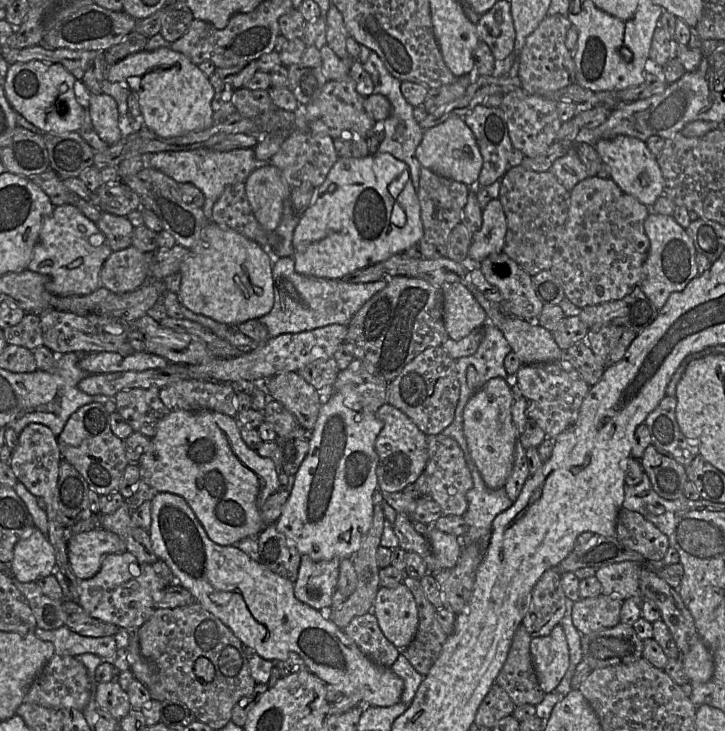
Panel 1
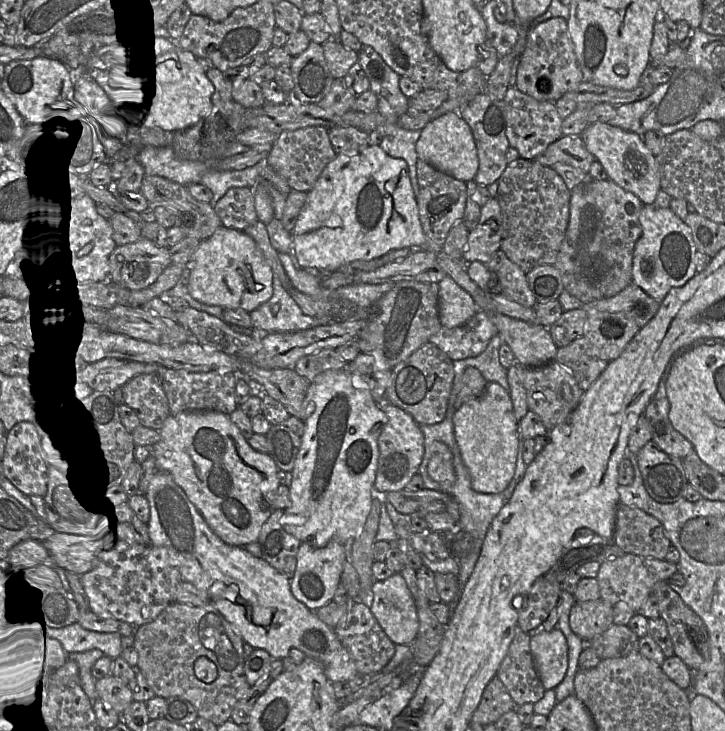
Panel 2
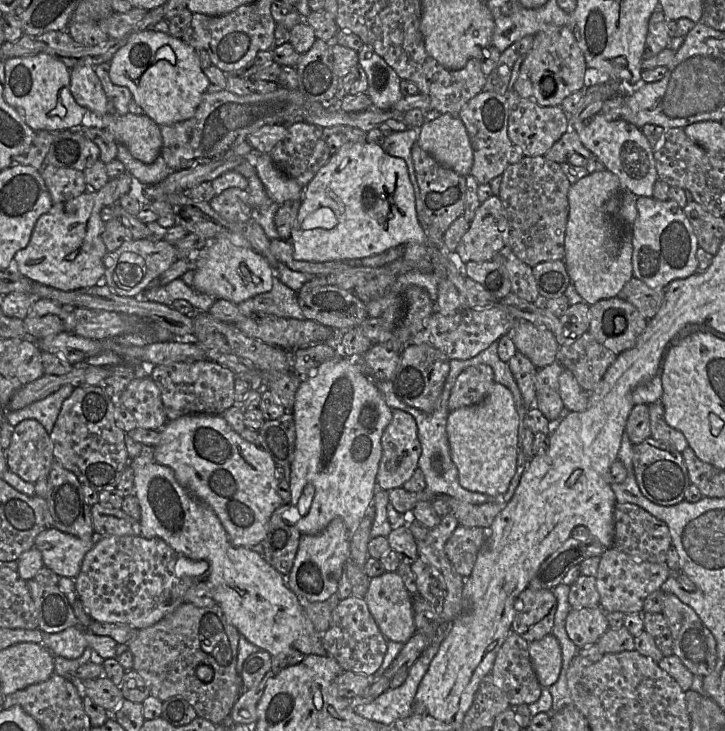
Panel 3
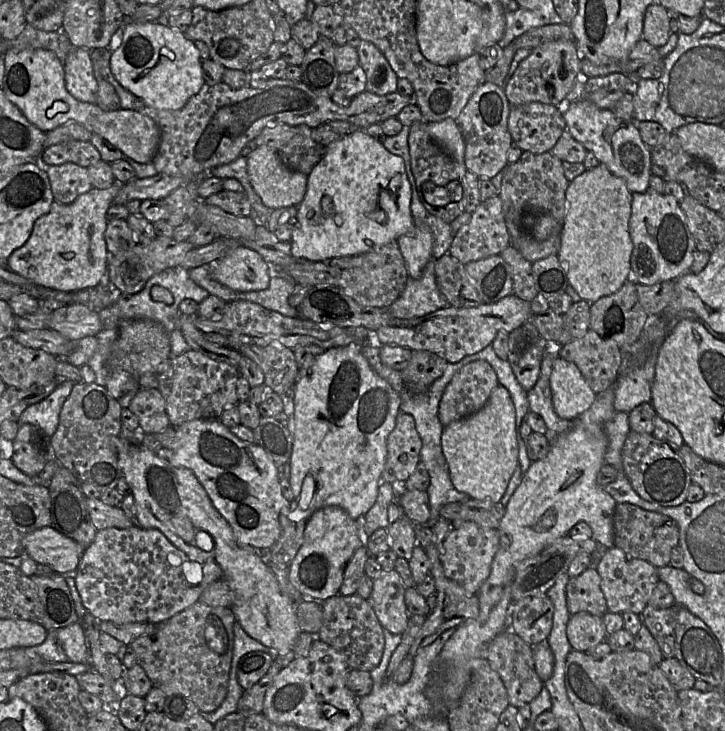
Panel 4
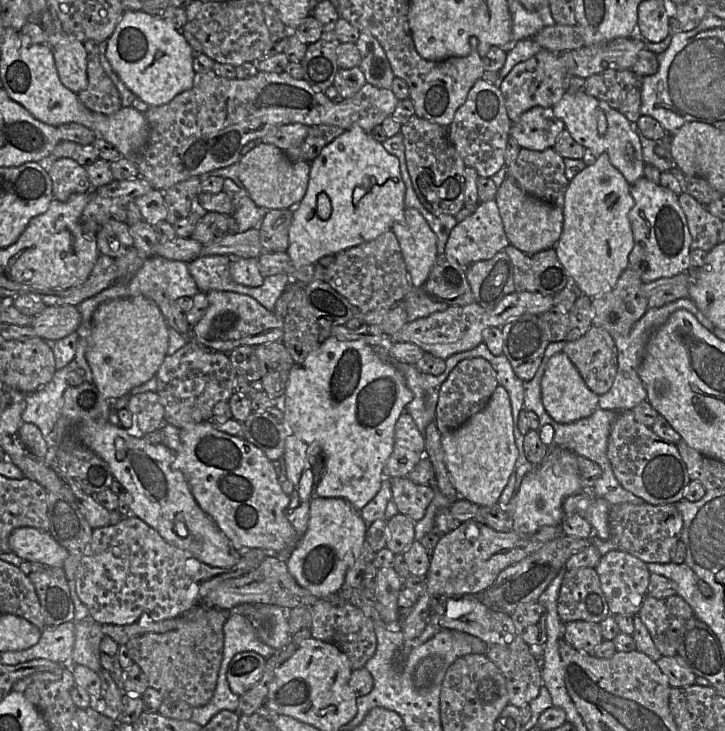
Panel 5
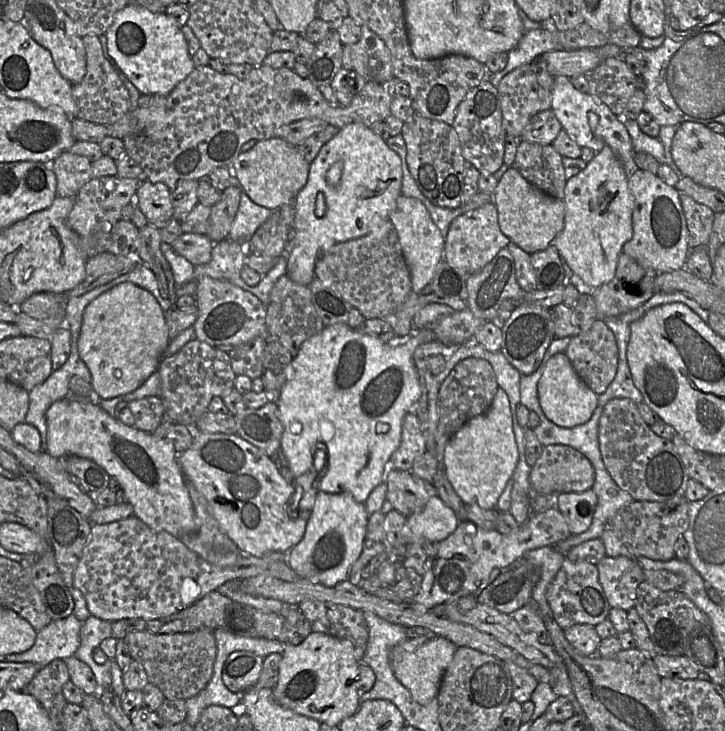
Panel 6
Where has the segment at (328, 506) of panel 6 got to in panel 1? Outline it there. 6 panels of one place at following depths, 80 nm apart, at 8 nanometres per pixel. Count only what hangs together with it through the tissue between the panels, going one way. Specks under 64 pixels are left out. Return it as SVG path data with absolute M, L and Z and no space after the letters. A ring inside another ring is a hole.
M301 555L298 577L294 582L295 597L327 615L336 589L340 560L340 557L334 557L316 561L308 555Z

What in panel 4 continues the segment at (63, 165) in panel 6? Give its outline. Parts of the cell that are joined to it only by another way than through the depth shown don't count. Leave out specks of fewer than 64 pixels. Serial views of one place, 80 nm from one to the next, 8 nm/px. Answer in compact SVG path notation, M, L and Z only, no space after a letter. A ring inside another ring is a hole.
M75 163L44 166L54 201L70 204L78 196L93 188L87 168Z

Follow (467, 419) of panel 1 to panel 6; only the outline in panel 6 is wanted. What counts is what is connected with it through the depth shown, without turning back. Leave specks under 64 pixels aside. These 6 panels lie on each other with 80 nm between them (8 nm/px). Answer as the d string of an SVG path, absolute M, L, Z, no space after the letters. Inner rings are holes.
M498 388L489 409L466 422L448 441L444 453L447 478L465 504L494 509L519 460L507 393Z

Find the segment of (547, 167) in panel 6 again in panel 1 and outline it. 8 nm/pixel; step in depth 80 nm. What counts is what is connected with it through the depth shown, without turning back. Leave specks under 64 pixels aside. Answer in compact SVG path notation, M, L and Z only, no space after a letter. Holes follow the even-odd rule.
M522 165L509 167L500 179L497 199L507 220L503 252L532 277L552 266L557 237L568 215L570 192L551 171L535 172Z

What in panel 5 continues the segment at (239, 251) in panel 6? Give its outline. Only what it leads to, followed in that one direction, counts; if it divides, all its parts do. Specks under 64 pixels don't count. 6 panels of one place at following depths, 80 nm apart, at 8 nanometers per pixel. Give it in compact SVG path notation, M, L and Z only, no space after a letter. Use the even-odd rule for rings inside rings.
M227 255L199 256L188 263L188 269L201 292L230 291L246 294L246 286L236 283L229 270L231 257Z

